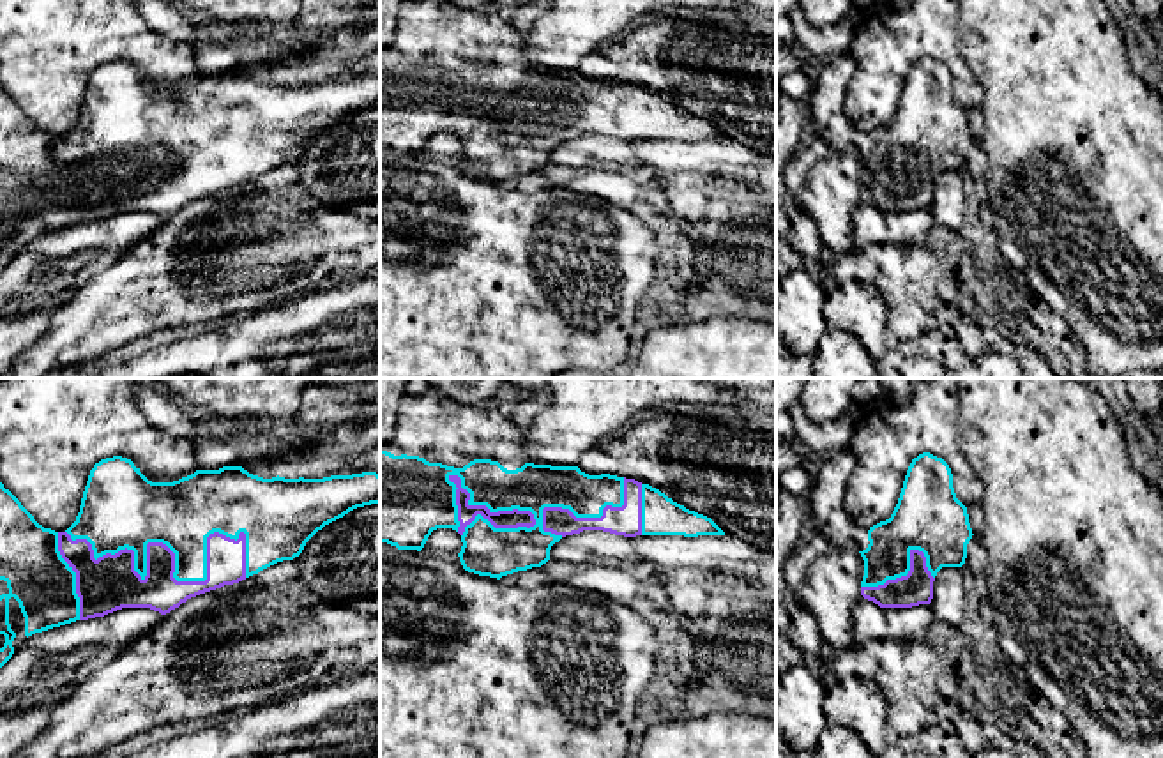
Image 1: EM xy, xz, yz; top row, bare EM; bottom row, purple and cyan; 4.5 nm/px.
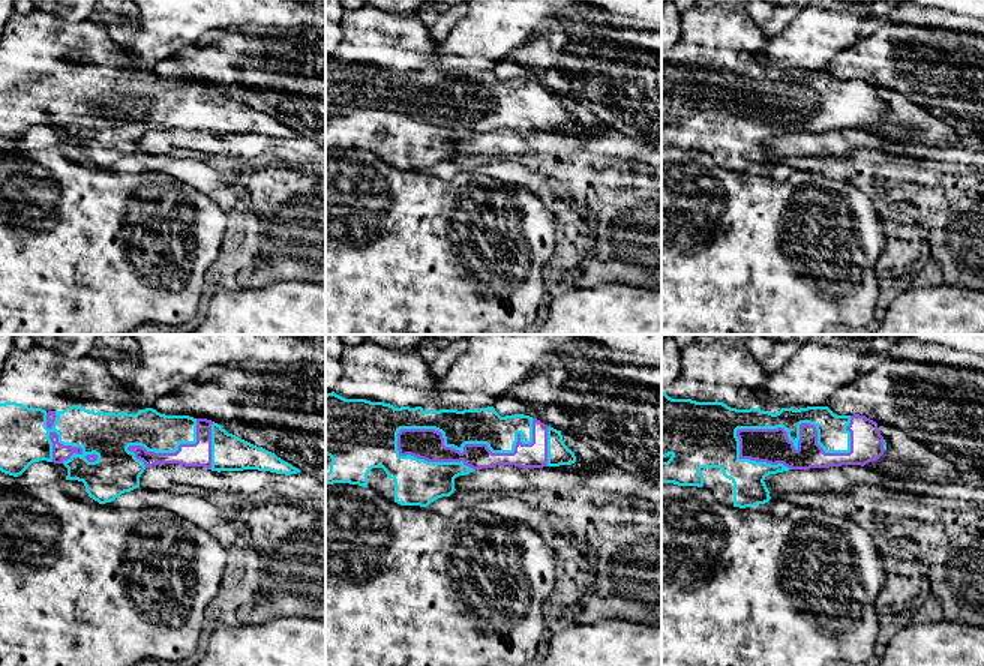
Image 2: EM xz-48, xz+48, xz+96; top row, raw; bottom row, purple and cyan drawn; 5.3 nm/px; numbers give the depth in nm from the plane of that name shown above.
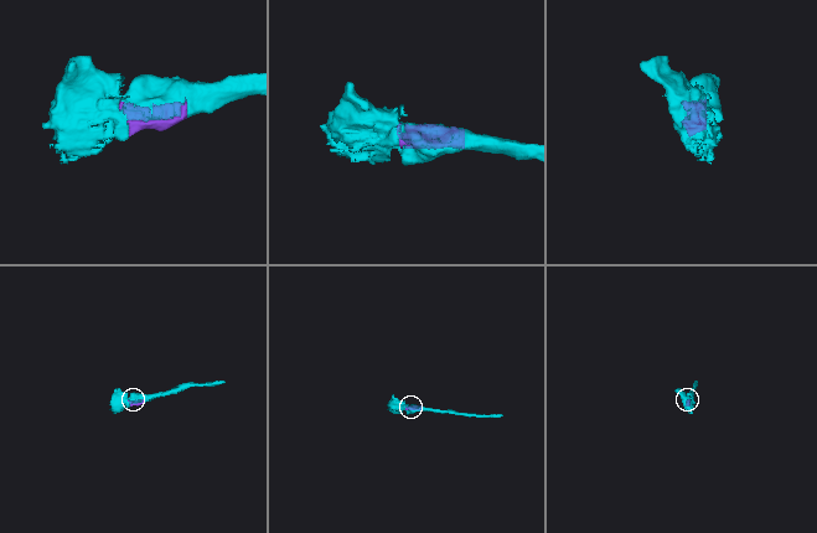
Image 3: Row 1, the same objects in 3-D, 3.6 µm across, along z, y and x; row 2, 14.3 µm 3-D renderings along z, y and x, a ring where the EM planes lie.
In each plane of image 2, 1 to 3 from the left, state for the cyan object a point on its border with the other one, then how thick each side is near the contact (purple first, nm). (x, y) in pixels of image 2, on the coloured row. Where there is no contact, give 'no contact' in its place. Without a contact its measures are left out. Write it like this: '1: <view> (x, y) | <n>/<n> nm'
1: xz-48 (57, 441) | 90/280 nm
2: xz+48 (464, 446) | 170/200 nm
3: xz+96 (800, 432) | 190/160 nm

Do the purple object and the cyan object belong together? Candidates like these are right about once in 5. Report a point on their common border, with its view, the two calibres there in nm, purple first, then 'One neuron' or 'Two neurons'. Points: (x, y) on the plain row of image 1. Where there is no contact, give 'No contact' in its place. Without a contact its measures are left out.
Touches purple at xy (174, 165). Thickness 180 nm (purple) against 300 nm. One neuron

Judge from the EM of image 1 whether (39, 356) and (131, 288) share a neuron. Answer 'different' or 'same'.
same

